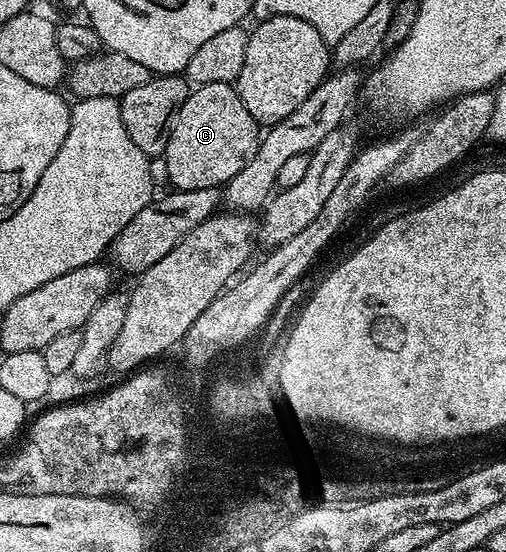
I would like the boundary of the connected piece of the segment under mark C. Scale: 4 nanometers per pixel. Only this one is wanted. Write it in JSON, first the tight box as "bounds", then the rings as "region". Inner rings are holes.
{"bounds":[162,83,262,190],"region":[[[208,83],[197,85],[172,119],[168,143],[162,155],[164,170],[178,190],[223,188],[258,152],[262,141],[261,123],[246,112],[235,85]]]}

